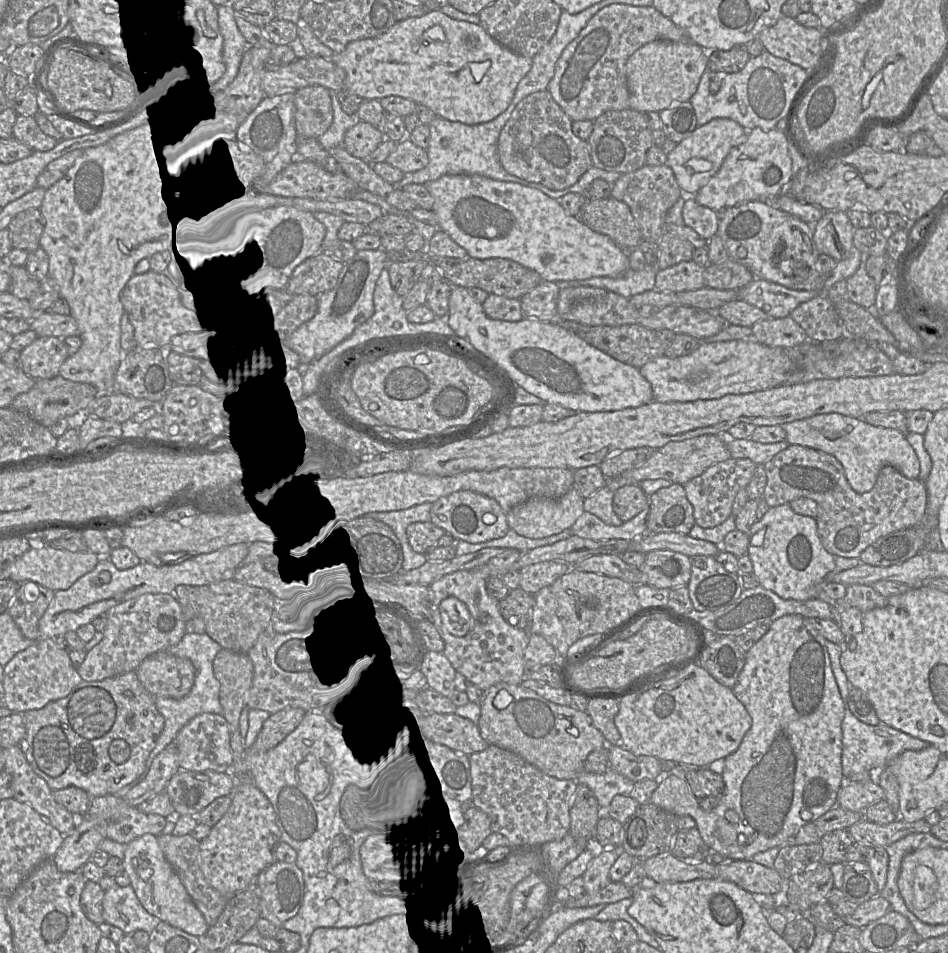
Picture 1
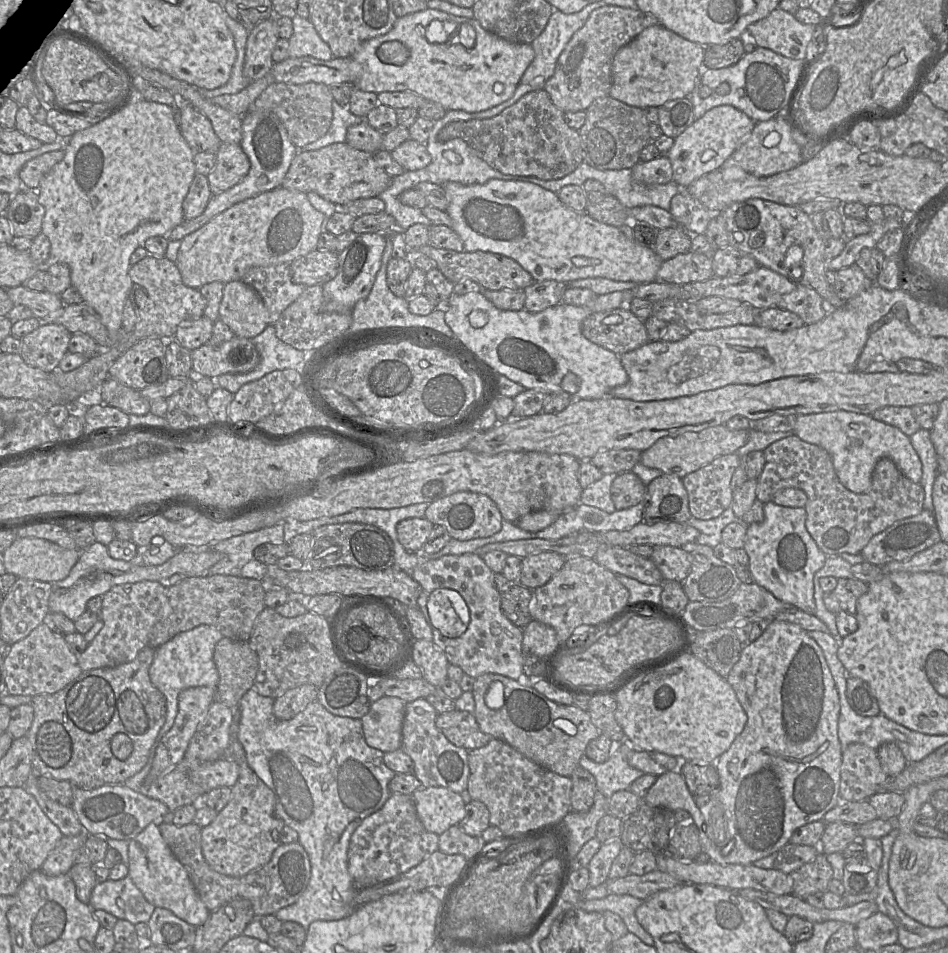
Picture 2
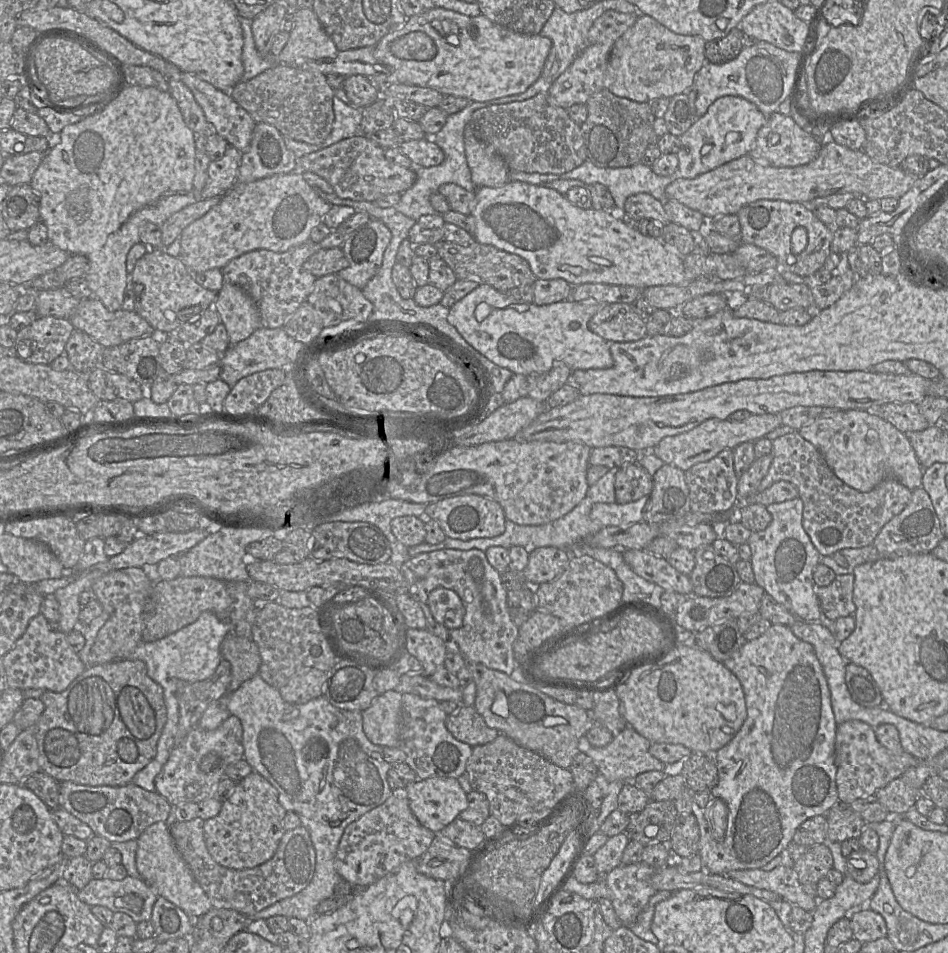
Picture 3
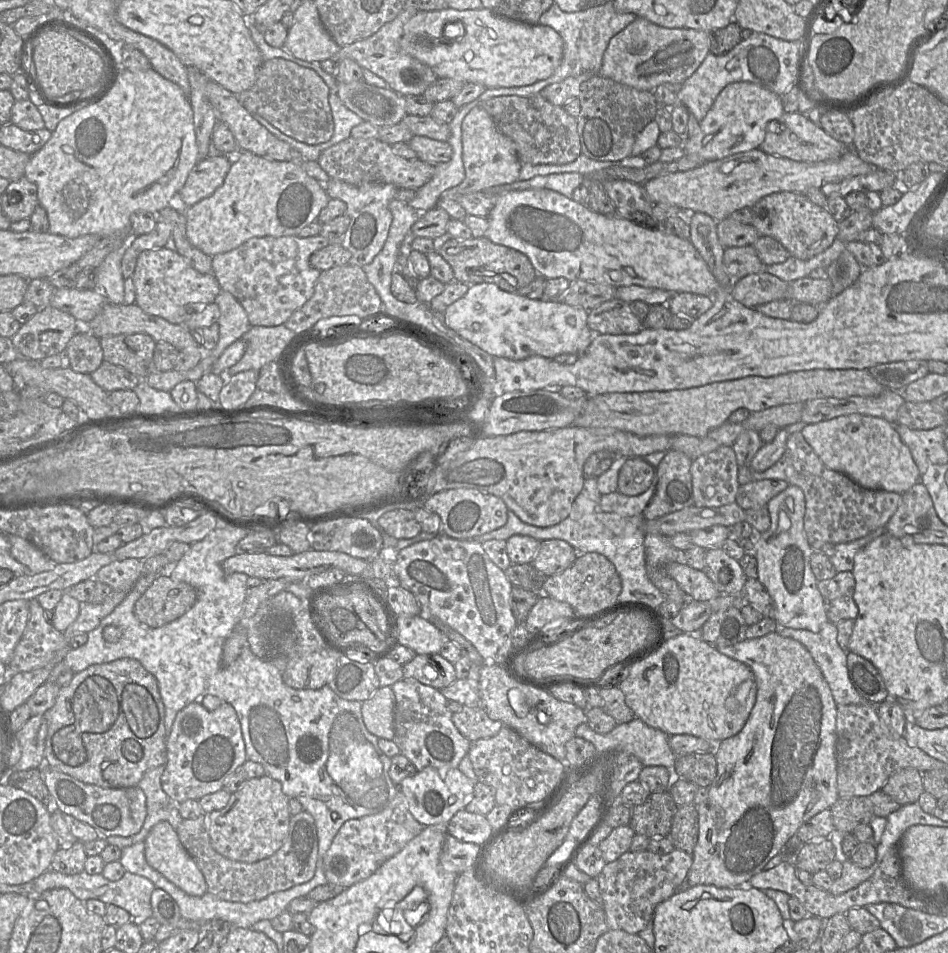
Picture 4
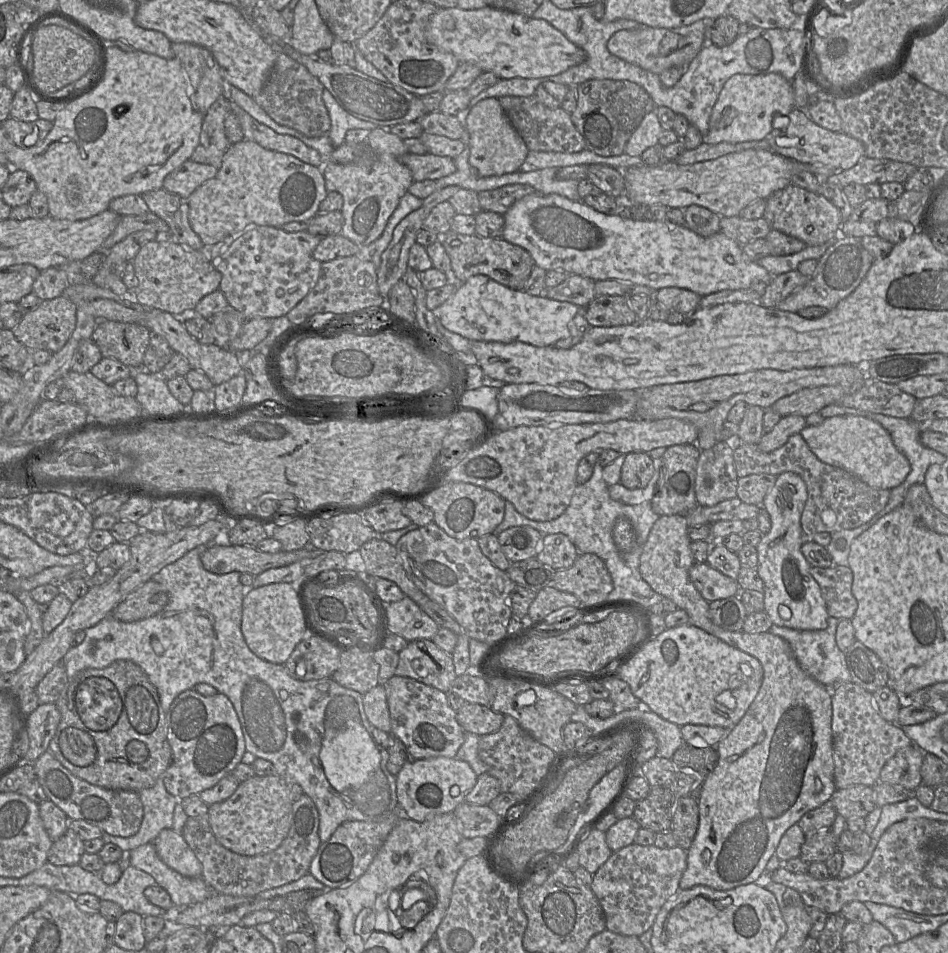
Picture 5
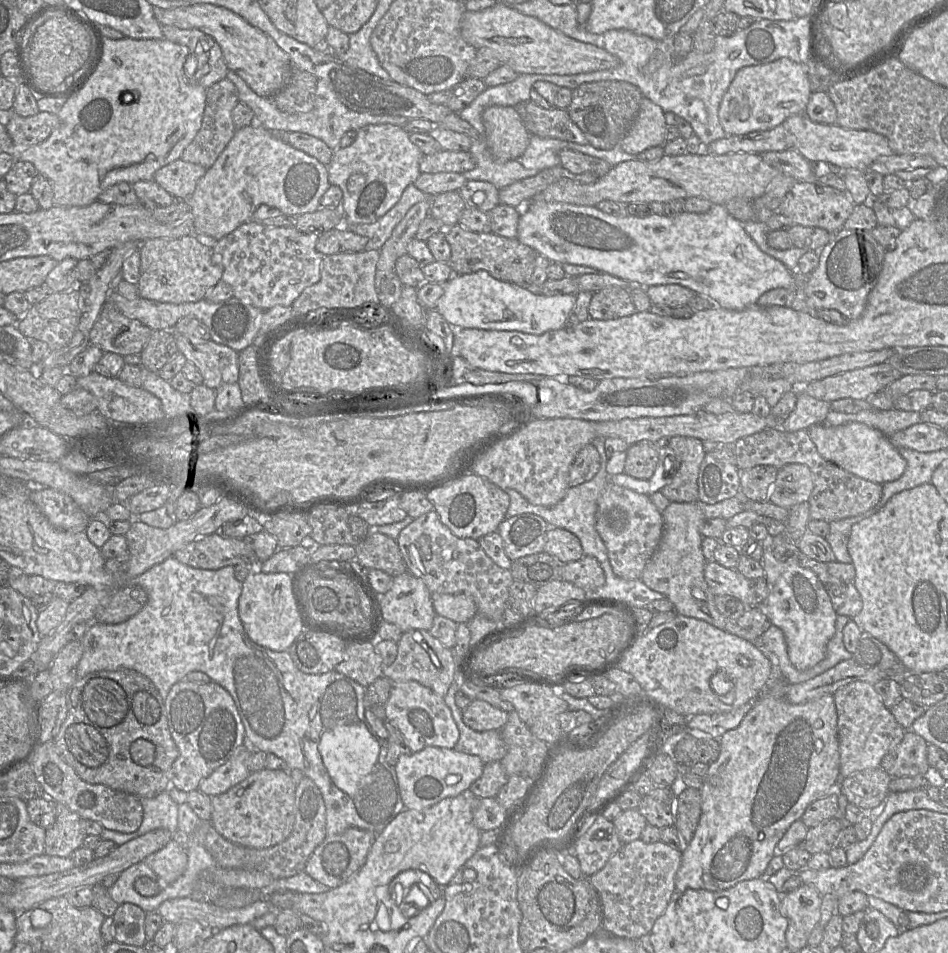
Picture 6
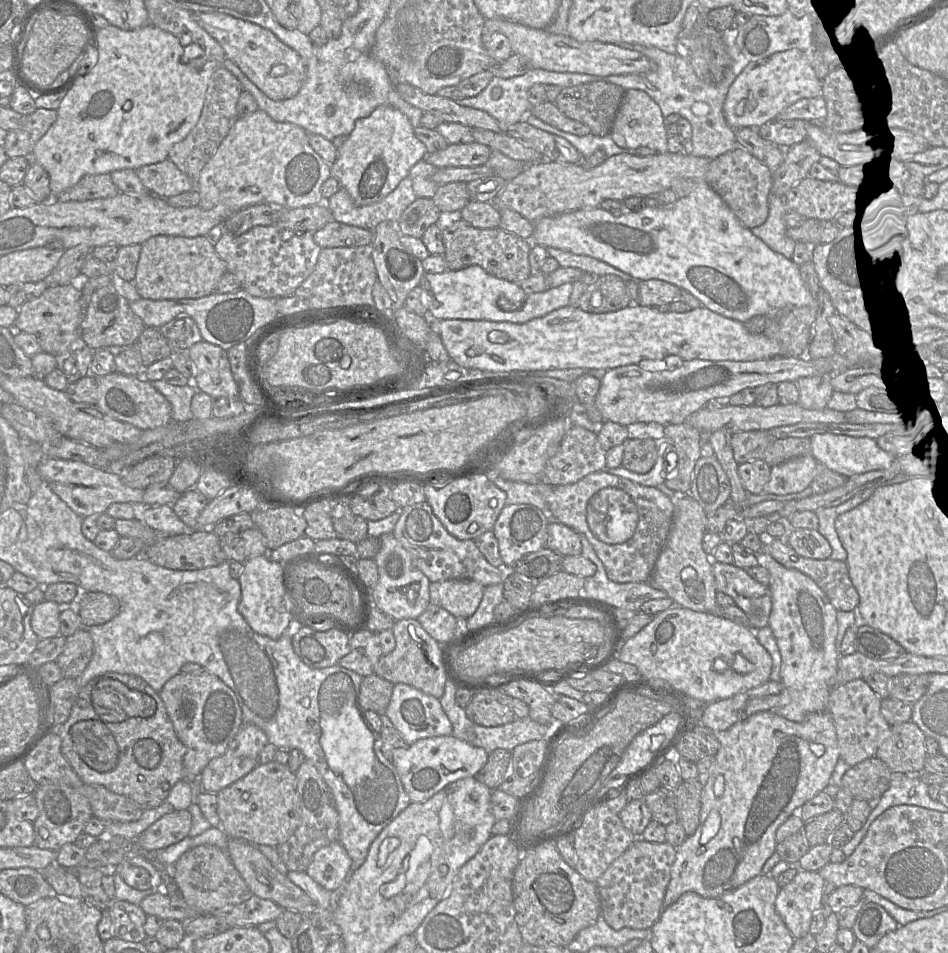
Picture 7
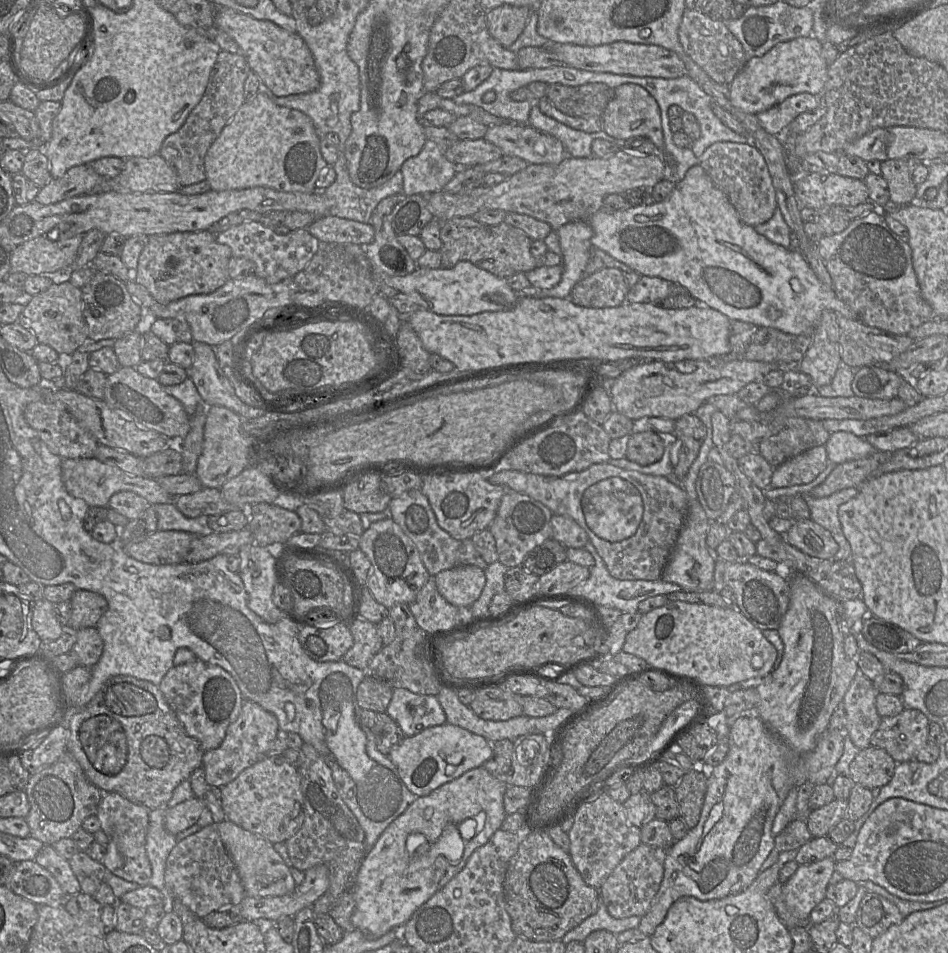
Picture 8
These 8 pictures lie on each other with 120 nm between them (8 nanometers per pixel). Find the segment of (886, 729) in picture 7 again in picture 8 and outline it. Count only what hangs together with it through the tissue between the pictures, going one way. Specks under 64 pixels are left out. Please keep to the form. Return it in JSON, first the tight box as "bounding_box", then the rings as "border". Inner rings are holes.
{"bounding_box":[843,673,882,750],"border":[[[857,673],[843,698],[845,710],[843,731],[859,750],[871,746],[871,738],[882,719],[876,709],[877,694],[873,682],[863,674]]]}

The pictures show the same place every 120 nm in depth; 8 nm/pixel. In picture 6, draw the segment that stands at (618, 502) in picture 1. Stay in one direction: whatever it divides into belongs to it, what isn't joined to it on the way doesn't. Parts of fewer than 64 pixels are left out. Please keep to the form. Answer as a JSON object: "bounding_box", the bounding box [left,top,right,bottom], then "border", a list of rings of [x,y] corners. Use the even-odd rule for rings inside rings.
{"bounding_box":[624,441,658,480],"border":[[[640,441],[626,450],[624,473],[639,480],[652,477],[658,463],[658,445]]]}

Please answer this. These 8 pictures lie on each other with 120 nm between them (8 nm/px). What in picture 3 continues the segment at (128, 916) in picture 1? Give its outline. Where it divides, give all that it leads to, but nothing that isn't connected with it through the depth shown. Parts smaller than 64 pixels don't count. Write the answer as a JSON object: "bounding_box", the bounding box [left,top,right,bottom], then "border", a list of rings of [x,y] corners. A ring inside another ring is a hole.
{"bounding_box":[76,875,158,924],"border":[[[129,875],[119,881],[108,878],[93,878],[83,889],[77,890],[76,894],[82,902],[86,903],[90,907],[103,906],[111,910],[113,913],[123,912],[129,915],[137,924],[142,921],[151,921],[153,906],[158,898],[154,890],[152,890],[143,879],[137,879]],[[129,894],[139,895],[144,900],[143,909],[140,913],[135,913],[125,907],[125,903],[122,898]]]}

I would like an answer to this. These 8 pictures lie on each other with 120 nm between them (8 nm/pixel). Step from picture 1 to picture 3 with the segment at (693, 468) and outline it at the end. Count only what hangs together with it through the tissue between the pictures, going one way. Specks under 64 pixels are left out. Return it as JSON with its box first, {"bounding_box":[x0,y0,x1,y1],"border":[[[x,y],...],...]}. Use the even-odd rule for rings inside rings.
{"bounding_box":[651,414,782,472],"border":[[[751,414],[744,421],[709,419],[688,432],[663,438],[651,451],[665,464],[685,472],[698,463],[711,460],[723,450],[765,437],[780,426],[782,421],[779,414]]]}

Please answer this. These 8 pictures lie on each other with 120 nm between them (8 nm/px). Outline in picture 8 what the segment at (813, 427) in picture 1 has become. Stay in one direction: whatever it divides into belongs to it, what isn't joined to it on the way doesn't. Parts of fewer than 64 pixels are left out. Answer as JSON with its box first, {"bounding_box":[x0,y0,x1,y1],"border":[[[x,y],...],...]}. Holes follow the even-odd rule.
{"bounding_box":[824,431,876,465],"border":[[[843,431],[830,433],[824,446],[828,460],[836,465],[867,457],[876,451],[865,438]]]}

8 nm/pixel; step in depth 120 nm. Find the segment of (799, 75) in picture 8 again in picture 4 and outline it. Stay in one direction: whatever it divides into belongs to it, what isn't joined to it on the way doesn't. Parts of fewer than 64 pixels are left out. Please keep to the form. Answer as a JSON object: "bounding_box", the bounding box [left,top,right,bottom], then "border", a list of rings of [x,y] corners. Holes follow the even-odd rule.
{"bounding_box":[684,82,784,162],"border":[[[750,82],[731,83],[720,92],[706,117],[699,122],[699,132],[684,139],[685,154],[709,162],[757,149],[765,139],[767,124],[772,120],[780,122],[784,112],[781,96],[772,91]]]}

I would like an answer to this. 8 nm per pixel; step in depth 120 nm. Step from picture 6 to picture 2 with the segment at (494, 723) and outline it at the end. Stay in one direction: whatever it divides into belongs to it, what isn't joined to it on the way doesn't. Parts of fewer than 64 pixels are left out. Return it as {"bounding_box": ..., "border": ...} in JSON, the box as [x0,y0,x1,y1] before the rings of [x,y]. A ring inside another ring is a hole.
{"bounding_box":[436,711,494,751],"border":[[[467,711],[438,714],[436,726],[453,745],[468,751],[482,748],[494,739],[480,730],[475,716]]]}

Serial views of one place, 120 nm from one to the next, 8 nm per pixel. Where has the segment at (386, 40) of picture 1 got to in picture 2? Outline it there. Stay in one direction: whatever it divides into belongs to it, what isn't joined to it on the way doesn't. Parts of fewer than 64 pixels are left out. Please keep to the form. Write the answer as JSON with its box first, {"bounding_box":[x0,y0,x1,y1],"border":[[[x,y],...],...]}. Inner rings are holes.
{"bounding_box":[352,8,534,113],"border":[[[431,8],[398,18],[388,33],[365,41],[352,55],[362,68],[362,75],[356,82],[356,88],[362,91],[377,95],[381,92],[412,91],[428,101],[441,104],[447,111],[469,113],[490,109],[510,99],[534,57],[532,44],[509,42],[484,29],[475,18],[458,17]],[[436,24],[438,31],[439,24],[440,29],[445,31],[444,38],[433,37],[431,27]],[[463,24],[470,24],[476,30],[476,43],[472,48],[465,47],[459,41]]]}

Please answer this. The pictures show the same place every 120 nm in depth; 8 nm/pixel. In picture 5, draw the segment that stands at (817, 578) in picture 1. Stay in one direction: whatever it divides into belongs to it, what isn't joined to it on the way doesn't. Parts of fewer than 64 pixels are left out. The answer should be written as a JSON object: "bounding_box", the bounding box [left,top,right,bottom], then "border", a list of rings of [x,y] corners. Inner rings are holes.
{"bounding_box":[757,472,829,630],"border":[[[784,472],[777,476],[774,486],[764,497],[761,507],[767,511],[771,519],[770,531],[762,536],[757,545],[757,571],[764,582],[764,612],[774,625],[796,630],[824,630],[828,626],[829,614],[820,587],[810,573],[810,564],[801,552],[804,542],[813,540],[805,537],[801,528],[801,515],[807,500],[807,487],[803,479],[793,472]]]}

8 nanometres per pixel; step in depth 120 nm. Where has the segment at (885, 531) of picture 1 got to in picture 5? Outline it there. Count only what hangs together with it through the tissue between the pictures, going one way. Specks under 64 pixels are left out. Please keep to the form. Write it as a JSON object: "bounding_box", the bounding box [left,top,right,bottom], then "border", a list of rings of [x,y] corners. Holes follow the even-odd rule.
{"bounding_box":[733,433,890,537],"border":[[[800,433],[792,435],[783,446],[769,453],[762,452],[755,444],[734,443],[733,458],[738,478],[752,474],[778,476],[793,472],[803,479],[807,500],[801,515],[801,528],[807,537],[819,532],[833,533],[857,528],[883,510],[890,497],[890,489],[870,487],[843,469],[820,461]]]}

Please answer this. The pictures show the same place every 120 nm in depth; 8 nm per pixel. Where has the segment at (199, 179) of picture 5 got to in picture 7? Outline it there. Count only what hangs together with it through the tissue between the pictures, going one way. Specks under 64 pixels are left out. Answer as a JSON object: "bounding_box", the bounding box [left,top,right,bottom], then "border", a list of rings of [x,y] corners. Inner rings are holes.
{"bounding_box":[136,159,195,199],"border":[[[170,159],[143,166],[136,173],[151,194],[164,199],[195,188],[188,175],[180,171]]]}

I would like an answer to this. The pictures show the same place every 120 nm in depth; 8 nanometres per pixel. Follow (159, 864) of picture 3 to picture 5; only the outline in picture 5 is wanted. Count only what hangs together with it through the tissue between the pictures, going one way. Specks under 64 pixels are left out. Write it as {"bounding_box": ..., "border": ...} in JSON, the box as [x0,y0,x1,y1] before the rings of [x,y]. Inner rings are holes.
{"bounding_box":[153,829,202,878],"border":[[[163,829],[153,841],[159,858],[179,874],[197,878],[202,876],[202,864],[182,834]]]}

